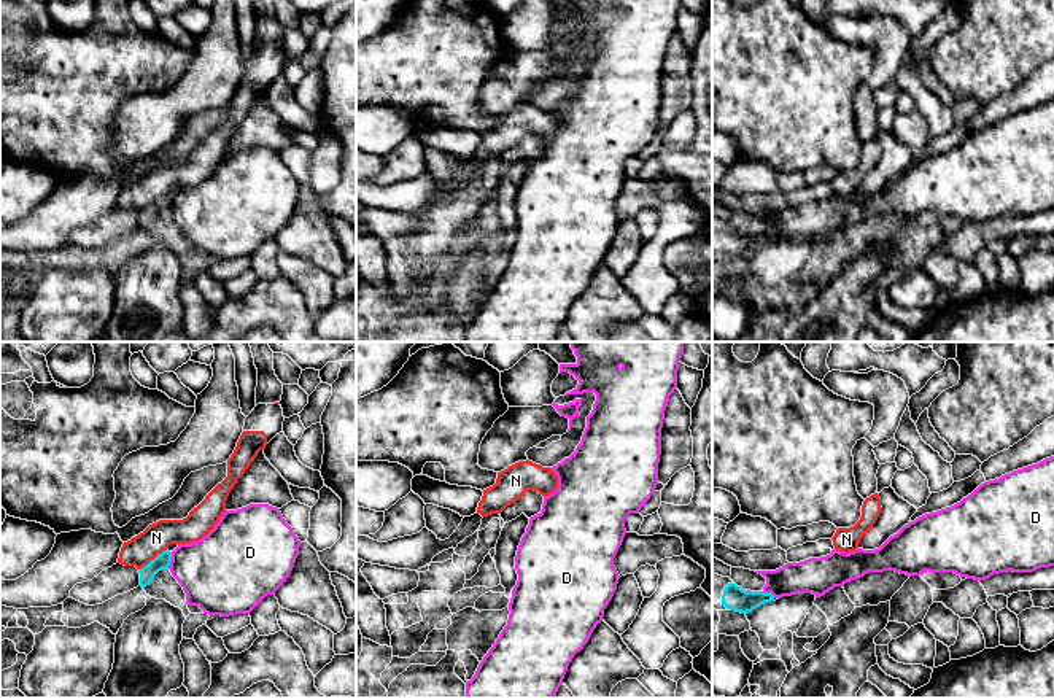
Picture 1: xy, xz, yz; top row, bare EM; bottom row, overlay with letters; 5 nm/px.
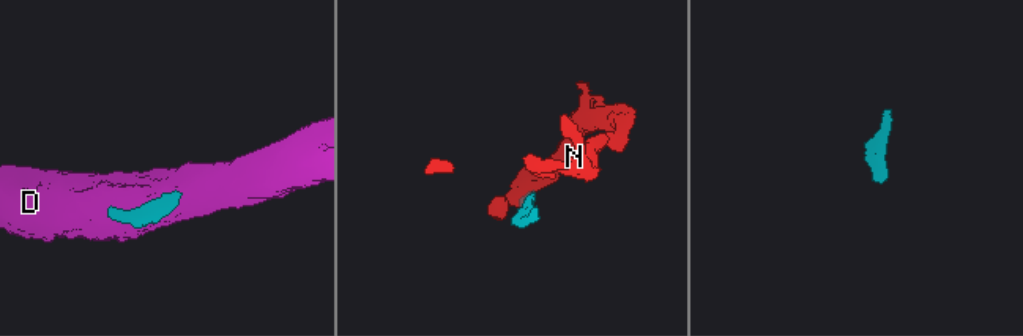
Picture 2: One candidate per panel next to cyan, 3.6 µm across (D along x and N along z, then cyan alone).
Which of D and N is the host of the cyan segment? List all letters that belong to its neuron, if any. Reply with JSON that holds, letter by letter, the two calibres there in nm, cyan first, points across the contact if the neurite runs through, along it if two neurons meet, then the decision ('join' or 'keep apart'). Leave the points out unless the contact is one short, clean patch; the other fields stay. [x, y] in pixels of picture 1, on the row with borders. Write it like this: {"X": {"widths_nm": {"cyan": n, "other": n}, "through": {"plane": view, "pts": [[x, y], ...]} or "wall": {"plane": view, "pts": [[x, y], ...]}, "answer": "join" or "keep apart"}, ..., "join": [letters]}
{"D": {"widths_nm": {"cyan": 80, "other": 380}, "answer": "keep apart"}, "N": {"widths_nm": {"cyan": 80, "other": 150}, "wall": {"plane": "xy", "pts": [[166, 549], [139, 570]]}, "answer": "keep apart"}, "join": []}

